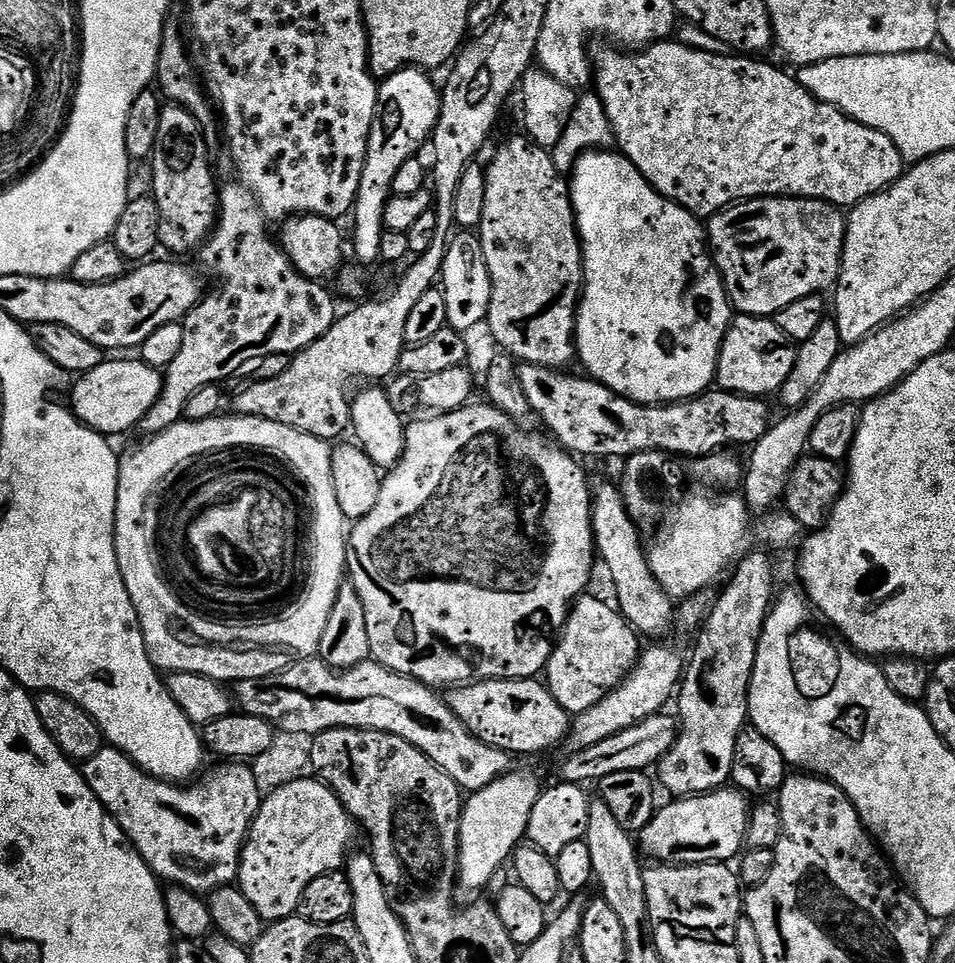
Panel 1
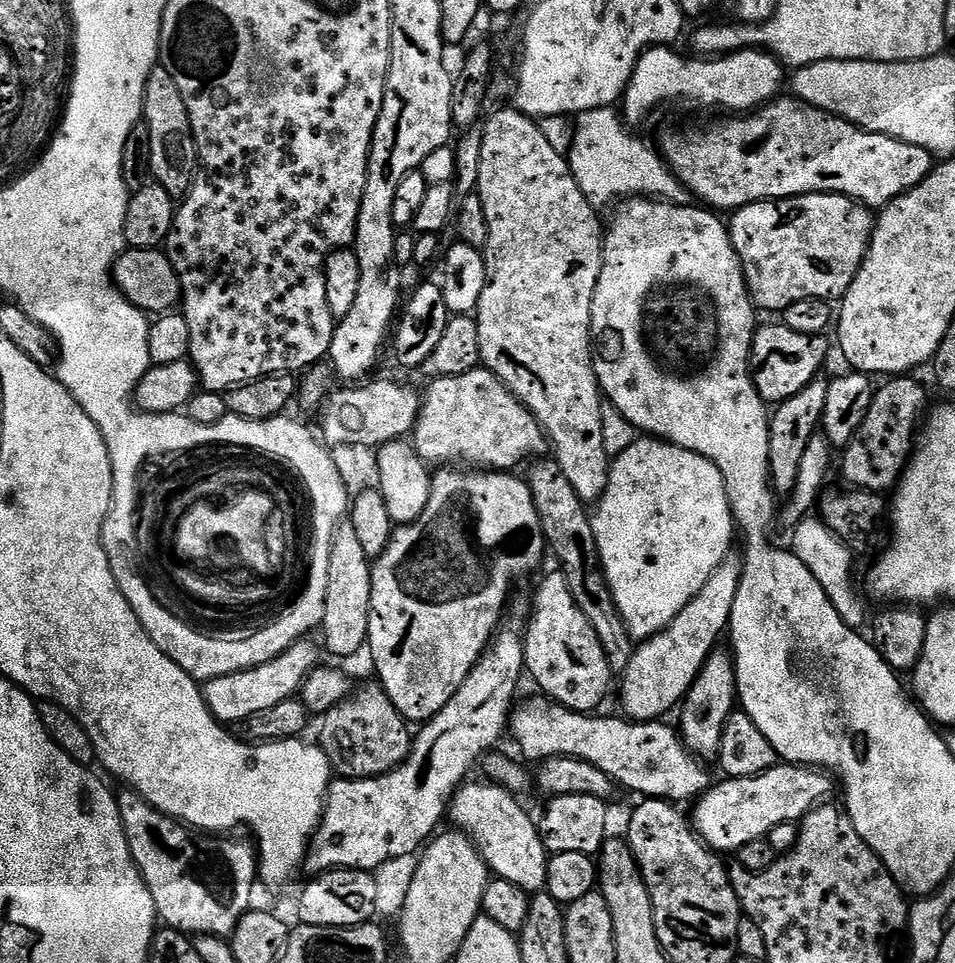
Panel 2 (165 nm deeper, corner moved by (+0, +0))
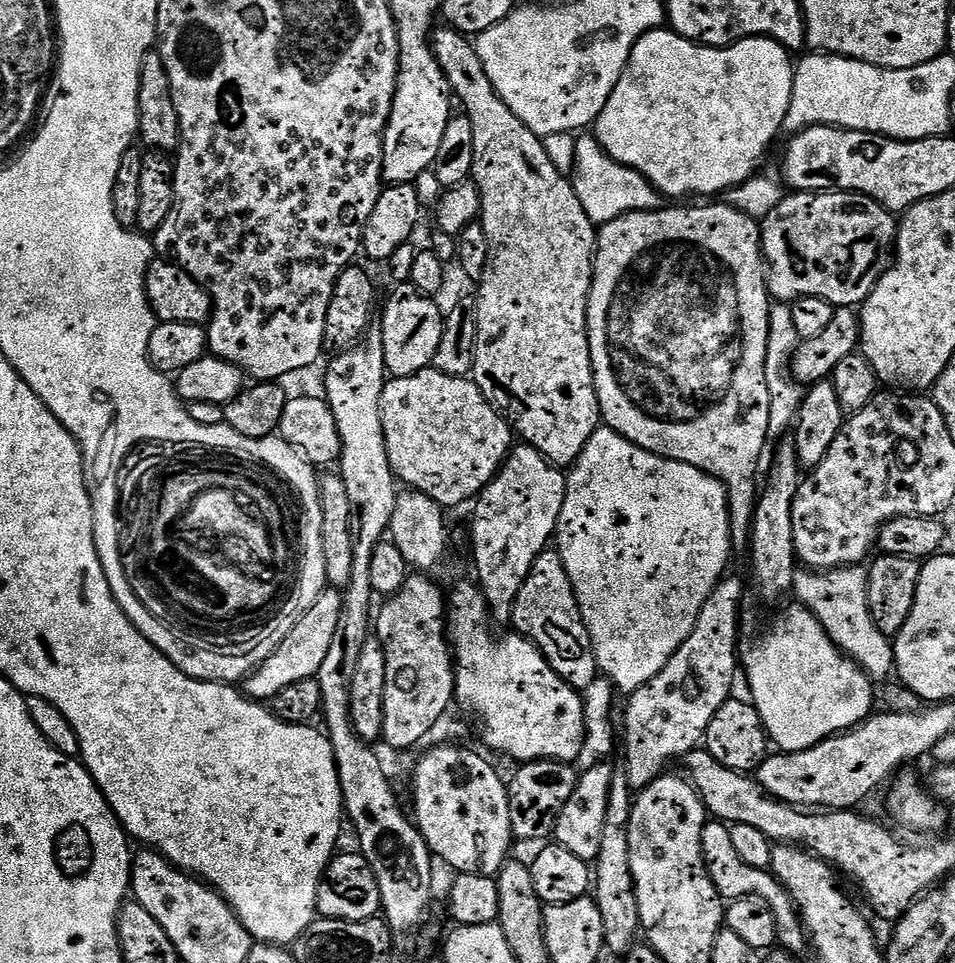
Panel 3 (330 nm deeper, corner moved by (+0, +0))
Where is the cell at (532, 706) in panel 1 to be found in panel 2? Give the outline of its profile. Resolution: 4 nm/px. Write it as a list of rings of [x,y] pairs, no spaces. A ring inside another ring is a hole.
[[[539,699],[517,703],[510,717],[510,736],[512,732],[520,747],[519,755],[525,761],[539,762],[552,756],[589,760],[619,787],[621,784],[632,792],[641,792],[639,795],[644,798],[673,802],[695,802],[714,783],[714,777],[708,773],[709,765],[688,751],[679,731],[673,725],[671,728],[664,724],[668,722],[663,719],[630,720],[619,715],[572,712],[554,700]]]

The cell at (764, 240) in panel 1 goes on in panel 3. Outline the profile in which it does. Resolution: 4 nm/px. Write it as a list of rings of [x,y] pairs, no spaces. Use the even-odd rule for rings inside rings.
[[[796,192],[795,194],[785,195],[784,200],[778,202],[778,206],[774,206],[774,210],[770,210],[770,214],[764,217],[760,224],[760,246],[764,249],[769,293],[780,302],[801,300],[803,296],[820,296],[833,306],[842,308],[863,305],[869,294],[874,290],[876,283],[879,282],[881,275],[887,272],[890,267],[890,257],[894,252],[897,227],[898,220],[893,213],[882,207],[877,200],[872,200],[861,192]]]

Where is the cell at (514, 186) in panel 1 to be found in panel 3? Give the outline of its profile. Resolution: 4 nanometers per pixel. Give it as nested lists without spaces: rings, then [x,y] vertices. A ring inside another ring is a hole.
[[[440,26],[432,33],[432,49],[446,74],[448,87],[452,89],[453,97],[459,103],[460,100],[464,103],[463,115],[468,116],[474,128],[474,162],[471,179],[480,191],[478,220],[486,230],[486,238],[490,246],[486,270],[483,278],[478,281],[478,295],[475,297],[476,313],[478,314],[478,342],[476,343],[476,357],[471,379],[476,381],[482,394],[488,399],[488,403],[512,425],[513,433],[522,438],[523,443],[538,449],[551,464],[571,466],[576,463],[586,442],[590,442],[590,438],[602,424],[600,403],[594,386],[590,346],[588,345],[588,295],[592,289],[592,270],[596,267],[598,228],[590,218],[586,218],[586,210],[582,210],[582,202],[578,202],[578,194],[574,194],[571,179],[565,173],[559,172],[554,166],[554,162],[550,162],[550,154],[546,154],[543,139],[534,135],[517,118],[514,110],[510,110],[510,106],[506,106],[506,102],[502,102],[502,98],[496,93],[490,82],[490,78],[486,78],[486,70],[482,66],[482,58],[478,58],[475,43],[462,32],[455,32],[453,28],[447,26]]]

